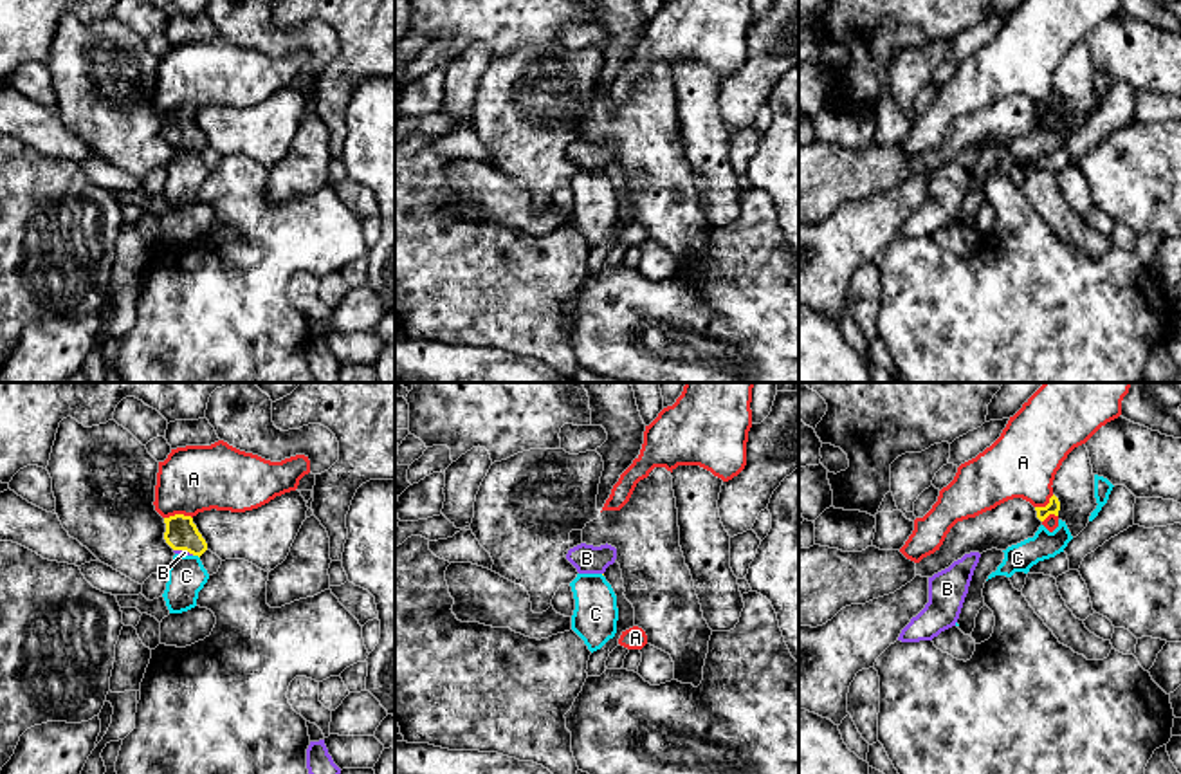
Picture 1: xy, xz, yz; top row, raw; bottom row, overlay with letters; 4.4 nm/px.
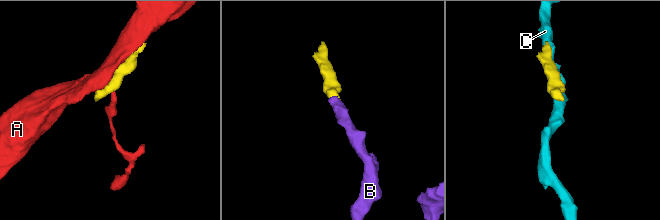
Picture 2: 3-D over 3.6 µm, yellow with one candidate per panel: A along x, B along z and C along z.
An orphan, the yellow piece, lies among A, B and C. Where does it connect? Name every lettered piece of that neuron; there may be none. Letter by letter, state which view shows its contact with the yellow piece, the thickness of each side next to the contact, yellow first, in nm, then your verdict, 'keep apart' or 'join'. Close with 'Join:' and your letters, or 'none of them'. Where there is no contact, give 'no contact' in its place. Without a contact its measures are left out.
A: meets yellow in xy; 140 nm thick on the yellow side, 300 nm on the other; keep apart
B: meets yellow in xy; 140 nm thick on the yellow side, 20 nm on the other; join
C: meets yellow in xy; 140 nm thick on the yellow side, 180 nm on the other; keep apart
Join: B

